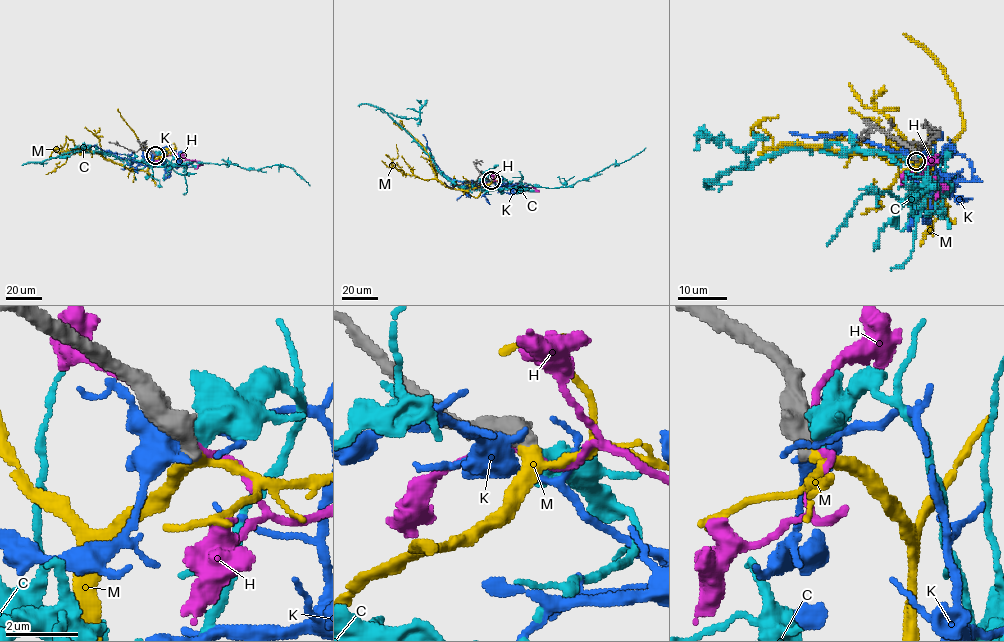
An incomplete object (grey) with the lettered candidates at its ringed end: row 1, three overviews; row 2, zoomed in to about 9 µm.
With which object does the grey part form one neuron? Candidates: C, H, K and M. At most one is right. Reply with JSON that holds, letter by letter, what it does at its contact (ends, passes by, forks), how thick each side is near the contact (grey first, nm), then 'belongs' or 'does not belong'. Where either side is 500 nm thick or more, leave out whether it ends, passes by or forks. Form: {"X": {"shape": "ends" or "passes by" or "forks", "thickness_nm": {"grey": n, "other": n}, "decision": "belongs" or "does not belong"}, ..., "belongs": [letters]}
{"C": {"thickness_nm": {"grey": 600, "other": 550}, "decision": "does not belong"}, "H": {"thickness_nm": {"grey": 750, "other": 200}, "decision": "does not belong"}, "K": {"thickness_nm": {"grey": 600, "other": 500}, "decision": "does not belong"}, "M": {"thickness_nm": {"grey": 550, "other": 280}, "decision": "belongs"}, "belongs": ["M"]}

